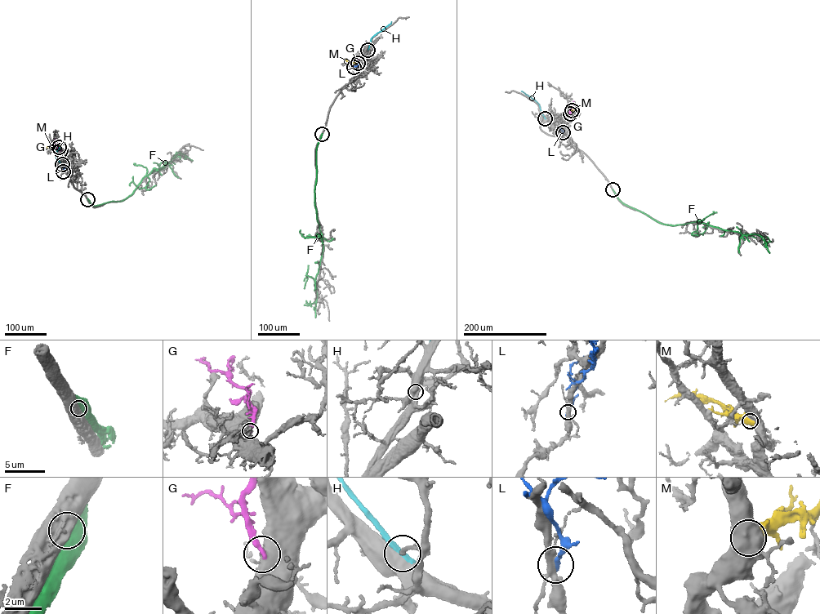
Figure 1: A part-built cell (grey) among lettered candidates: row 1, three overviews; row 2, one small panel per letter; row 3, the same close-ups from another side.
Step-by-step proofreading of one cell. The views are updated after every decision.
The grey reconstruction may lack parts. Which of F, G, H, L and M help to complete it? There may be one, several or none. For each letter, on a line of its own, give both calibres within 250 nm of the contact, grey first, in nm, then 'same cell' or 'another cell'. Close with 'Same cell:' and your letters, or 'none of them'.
F: calibres 950 and 750 nm; another cell
G: calibres 850 and 280 nm; another cell
H: calibres 800 and 320 nm; another cell
L: calibres 320 and 240 nm; another cell
M: calibres 750 and 700 nm; another cell
Same cell: none of them

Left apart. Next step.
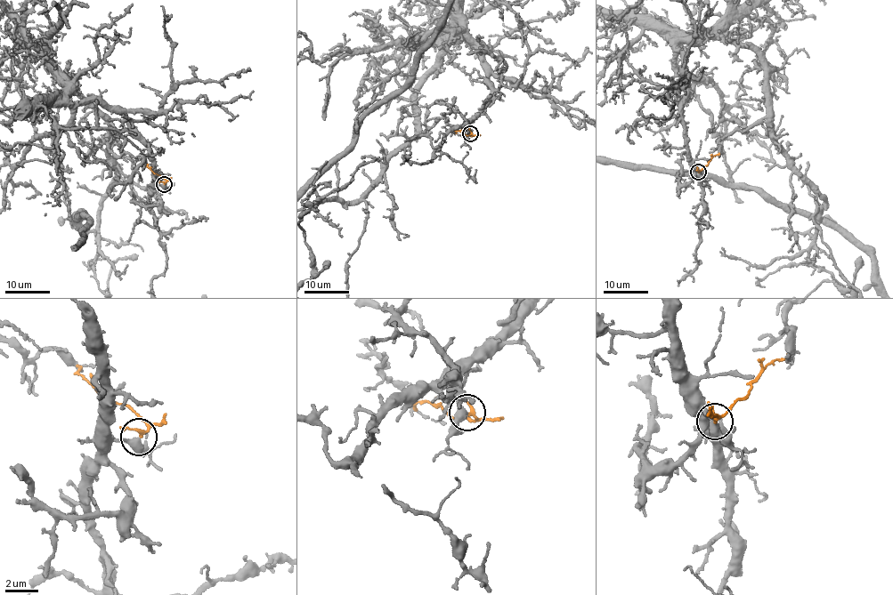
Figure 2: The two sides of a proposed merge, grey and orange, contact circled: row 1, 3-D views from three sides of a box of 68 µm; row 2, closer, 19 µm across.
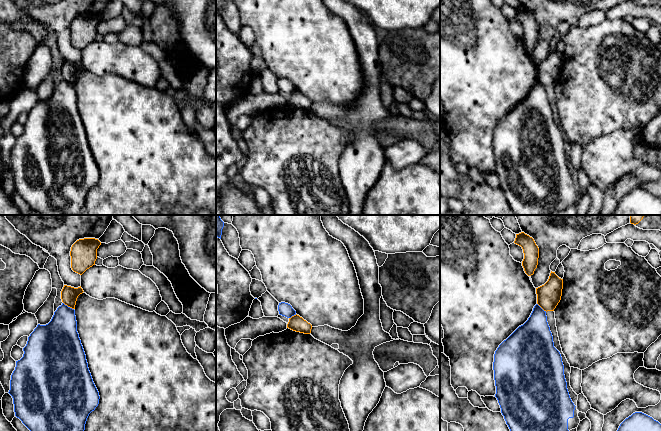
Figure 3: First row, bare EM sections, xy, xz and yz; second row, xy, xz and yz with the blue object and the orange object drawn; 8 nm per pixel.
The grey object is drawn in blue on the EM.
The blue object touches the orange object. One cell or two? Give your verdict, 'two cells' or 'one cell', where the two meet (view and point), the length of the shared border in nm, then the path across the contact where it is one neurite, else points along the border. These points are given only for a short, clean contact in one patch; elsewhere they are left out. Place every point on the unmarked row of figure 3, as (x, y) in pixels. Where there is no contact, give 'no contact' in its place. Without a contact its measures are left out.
two cells | xy (67, 82) | 110 nm | along xy (63, 78), (73, 85)

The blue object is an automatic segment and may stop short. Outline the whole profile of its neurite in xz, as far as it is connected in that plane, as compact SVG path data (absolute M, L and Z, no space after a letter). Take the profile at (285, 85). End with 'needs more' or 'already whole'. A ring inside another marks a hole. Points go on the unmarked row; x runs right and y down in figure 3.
M285 78L279 79L278 87L280 91L287 94L291 94L292 92L296 91L296 87L292 84L292 82Z | already whole

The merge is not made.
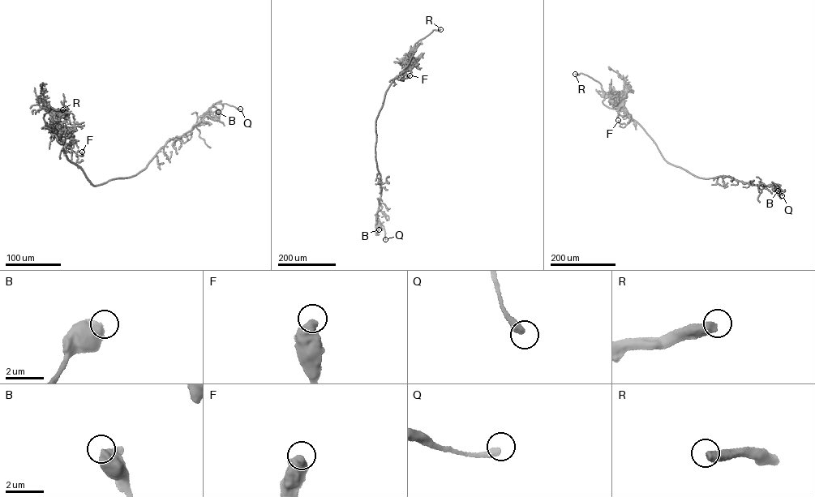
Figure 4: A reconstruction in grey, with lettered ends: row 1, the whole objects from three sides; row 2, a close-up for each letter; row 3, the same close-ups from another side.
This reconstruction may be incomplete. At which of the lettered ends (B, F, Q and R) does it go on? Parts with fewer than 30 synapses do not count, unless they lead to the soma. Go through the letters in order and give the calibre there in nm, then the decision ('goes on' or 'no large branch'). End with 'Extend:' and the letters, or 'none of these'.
B: calibre 700 nm; no large branch
F: calibre 600 nm; no large branch
Q: calibre 380 nm; no large branch
R: calibre 480 nm; goes on
Extend: R

